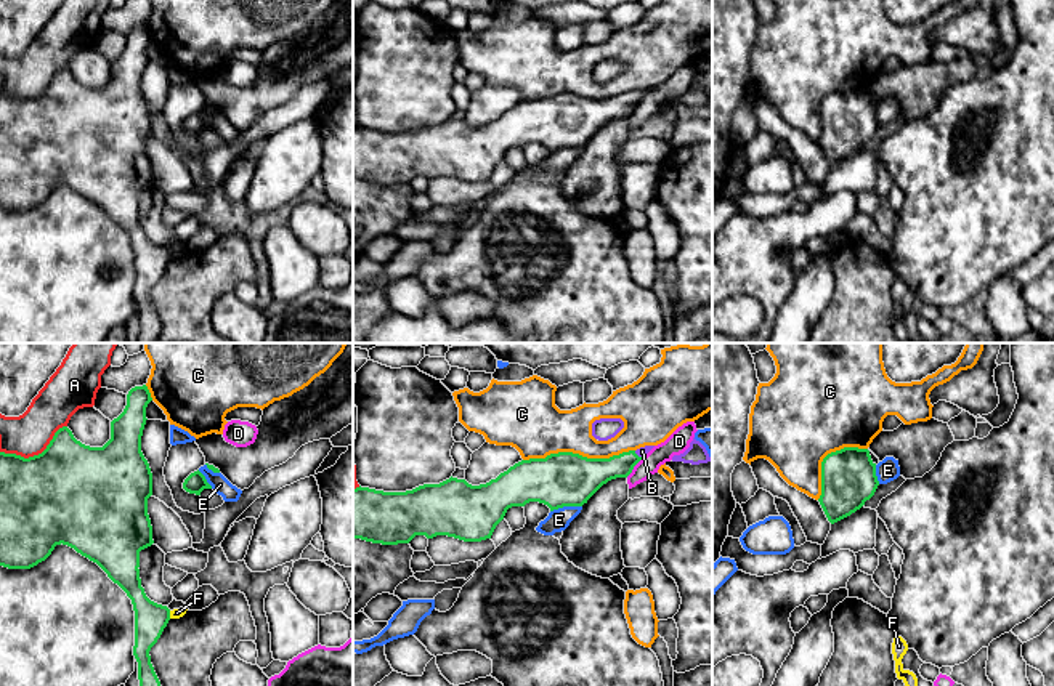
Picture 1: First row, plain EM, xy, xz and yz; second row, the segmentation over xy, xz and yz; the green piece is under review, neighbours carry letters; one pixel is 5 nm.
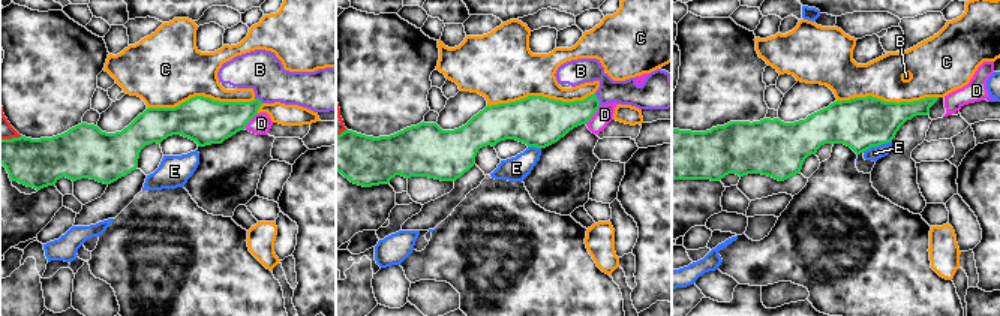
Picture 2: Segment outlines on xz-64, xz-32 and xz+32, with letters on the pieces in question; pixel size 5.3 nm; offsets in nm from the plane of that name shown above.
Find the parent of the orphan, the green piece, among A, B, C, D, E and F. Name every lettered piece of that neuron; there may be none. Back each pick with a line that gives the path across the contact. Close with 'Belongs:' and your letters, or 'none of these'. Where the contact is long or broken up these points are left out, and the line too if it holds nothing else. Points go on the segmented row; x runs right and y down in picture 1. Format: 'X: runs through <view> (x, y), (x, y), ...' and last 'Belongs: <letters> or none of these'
B: runs through xz (591, 473), (620, 467), (636, 454), (642, 451)
Belongs: B

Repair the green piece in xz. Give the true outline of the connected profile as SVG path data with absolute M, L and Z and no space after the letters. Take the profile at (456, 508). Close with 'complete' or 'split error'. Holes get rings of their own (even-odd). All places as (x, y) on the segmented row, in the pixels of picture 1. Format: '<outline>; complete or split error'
M645 446L610 458L573 452L521 460L486 484L449 478L406 492L353 489L353 539L409 543L416 535L448 535L464 542L491 539L512 506L539 502L550 511L582 506L608 481L627 478L653 449Z; split error

